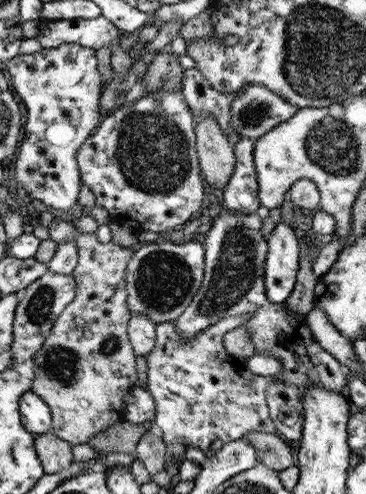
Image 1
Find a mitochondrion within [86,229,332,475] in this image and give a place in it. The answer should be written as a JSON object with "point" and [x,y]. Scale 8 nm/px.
{"point":[162,281]}

